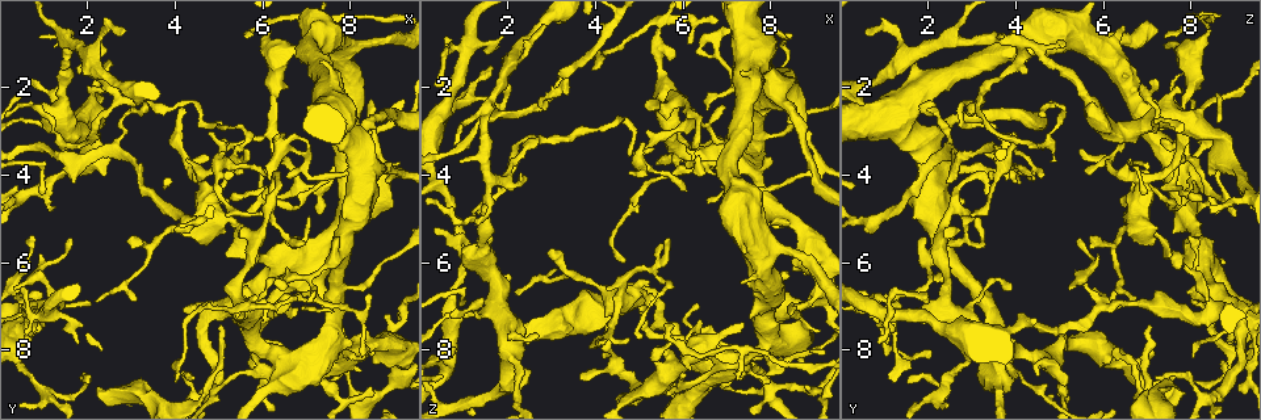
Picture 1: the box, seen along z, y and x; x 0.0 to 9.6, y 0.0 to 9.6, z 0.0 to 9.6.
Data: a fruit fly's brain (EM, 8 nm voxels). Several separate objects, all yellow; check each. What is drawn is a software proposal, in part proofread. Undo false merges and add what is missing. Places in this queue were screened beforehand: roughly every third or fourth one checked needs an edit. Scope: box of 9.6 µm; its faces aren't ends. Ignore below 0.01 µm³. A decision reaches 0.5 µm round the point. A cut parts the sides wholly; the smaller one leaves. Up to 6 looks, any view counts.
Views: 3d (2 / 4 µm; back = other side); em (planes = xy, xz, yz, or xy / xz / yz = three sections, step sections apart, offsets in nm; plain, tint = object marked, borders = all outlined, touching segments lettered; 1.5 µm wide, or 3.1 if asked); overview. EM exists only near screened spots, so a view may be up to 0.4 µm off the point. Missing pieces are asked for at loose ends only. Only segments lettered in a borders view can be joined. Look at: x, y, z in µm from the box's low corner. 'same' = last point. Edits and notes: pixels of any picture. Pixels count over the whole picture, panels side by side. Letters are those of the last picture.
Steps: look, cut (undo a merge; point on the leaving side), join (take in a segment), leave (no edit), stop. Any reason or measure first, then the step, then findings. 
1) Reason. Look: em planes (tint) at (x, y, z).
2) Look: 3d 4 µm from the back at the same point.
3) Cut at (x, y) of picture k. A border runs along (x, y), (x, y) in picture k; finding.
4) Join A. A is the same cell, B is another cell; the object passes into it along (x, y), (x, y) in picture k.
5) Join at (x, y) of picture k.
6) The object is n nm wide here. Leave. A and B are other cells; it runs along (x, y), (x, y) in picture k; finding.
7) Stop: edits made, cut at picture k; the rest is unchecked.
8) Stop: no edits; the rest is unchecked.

Calibre changes. Look: 3d 4 µm at (3.45, 5.65, 6.25).

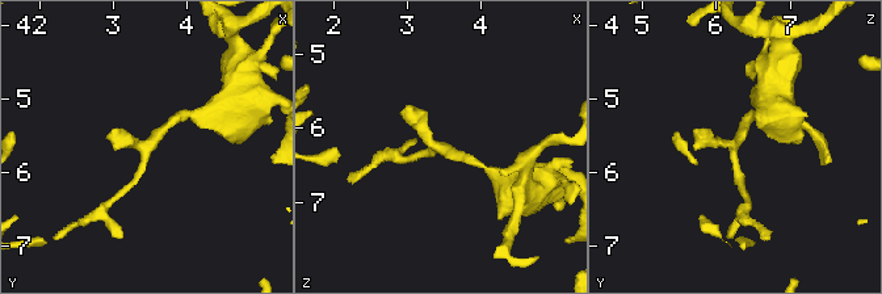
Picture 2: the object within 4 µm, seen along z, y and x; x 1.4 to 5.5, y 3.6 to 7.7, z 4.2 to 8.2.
Need the tissue. Look: em xz step 4 (borders) at (3.40, 5.70, 6.25).

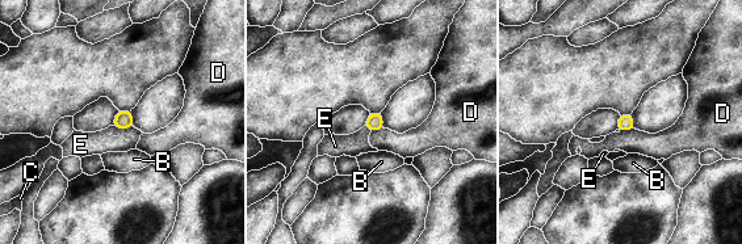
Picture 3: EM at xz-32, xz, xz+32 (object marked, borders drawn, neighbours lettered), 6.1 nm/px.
Leave. B, C, D and E are other cells; a border runs along (113, 125), (120, 129), (133, 127) in picture 3; continuous, no second neuron.

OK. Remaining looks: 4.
Thin end. Look: em xz step 8 (borders) at (4.80, 3.00, 3.95).

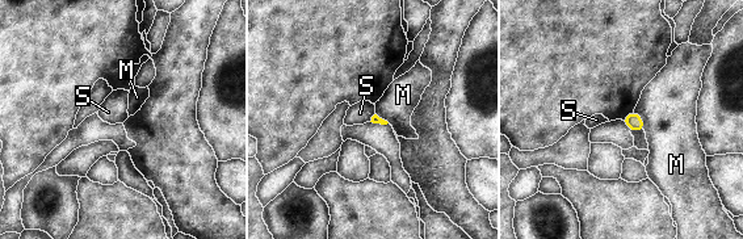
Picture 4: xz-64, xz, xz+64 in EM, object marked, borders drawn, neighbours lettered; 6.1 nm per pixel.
Look: em yz step 4 (borders) at the same point.

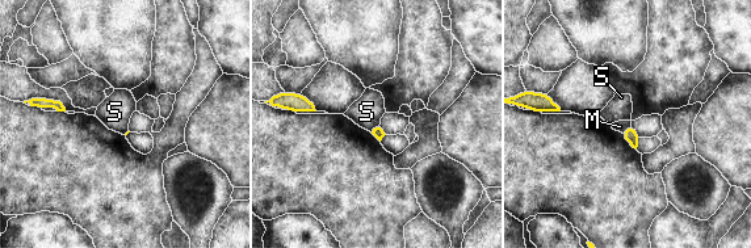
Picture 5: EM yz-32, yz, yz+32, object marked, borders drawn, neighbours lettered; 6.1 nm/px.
The longest contact is with M, 90 nm. Leave. M and S are other cells; none of them fits.

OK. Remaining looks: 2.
Sharp bend. Look: 3d 4 µm at (2.00, 8.80, 2.25).

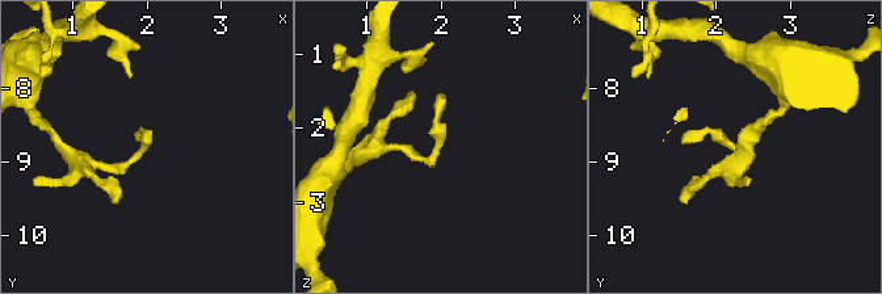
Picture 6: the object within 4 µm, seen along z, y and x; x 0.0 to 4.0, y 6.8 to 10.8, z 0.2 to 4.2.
Need the tissue. Look: em planes (borders) at (1.95, 8.80, 2.25).

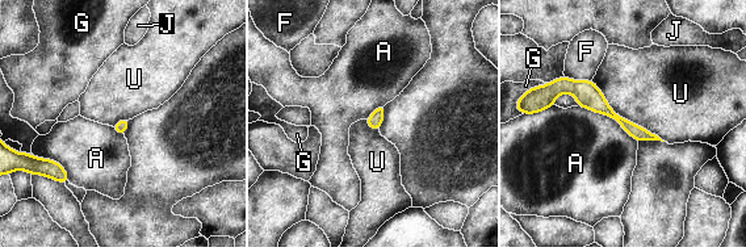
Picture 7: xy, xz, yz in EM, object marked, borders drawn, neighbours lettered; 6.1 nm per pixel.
The object is 80 nm wide here. Leave. A, F, G, J and U are other cells; a border runs along (592, 79), (617, 113), (665, 141) in picture 7; all the same neuron.

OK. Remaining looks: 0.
Stop: no edits; the rest is unchecked.

